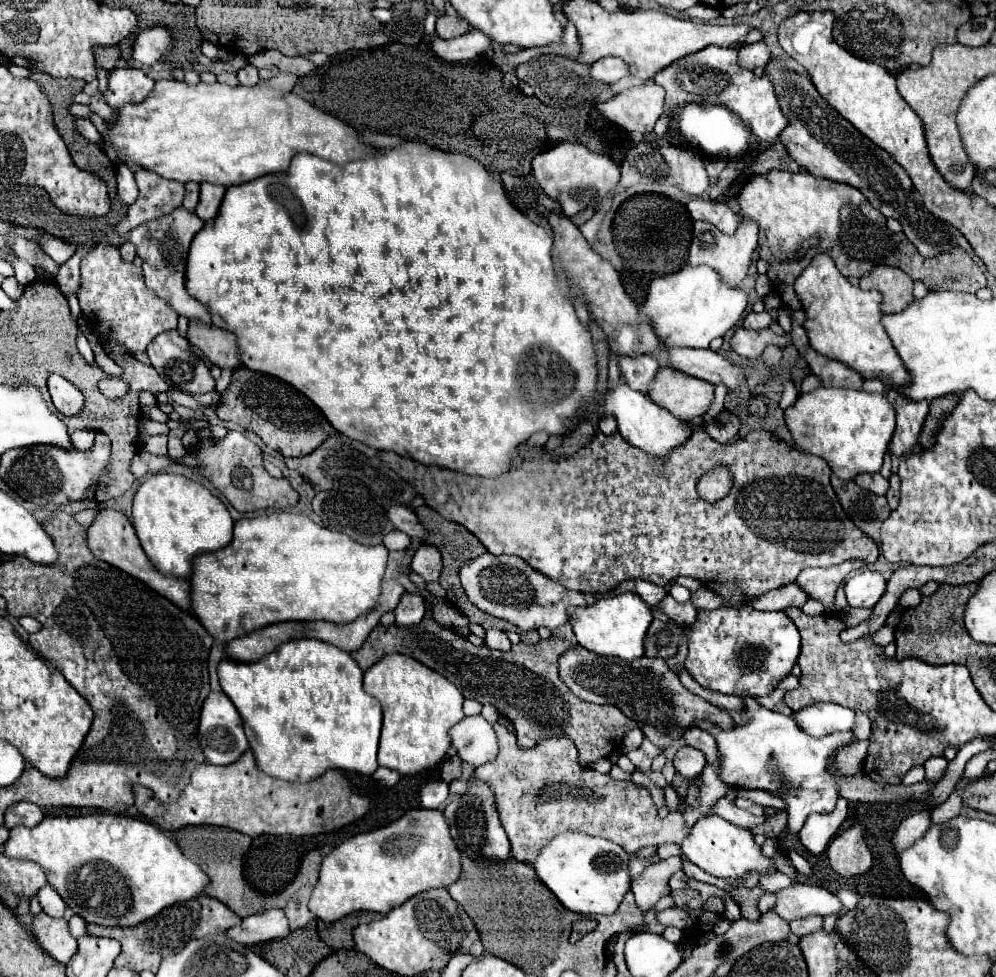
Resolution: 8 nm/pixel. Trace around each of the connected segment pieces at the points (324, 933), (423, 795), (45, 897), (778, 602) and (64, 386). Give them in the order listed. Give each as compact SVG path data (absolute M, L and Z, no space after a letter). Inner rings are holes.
M360 913L348 915L348 917L344 917L344 919L336 921L336 923L330 923L330 925L318 921L318 933L320 933L320 937L322 937L334 951L336 951L336 949L350 949L350 947L354 947L354 937L352 937L352 933L354 933L356 925L360 925L360 923L362 923L362 915L360 915Z
M432 781L432 783L426 783L420 791L420 805L424 809L440 809L442 803L446 801L448 797L448 783L444 781Z
M44 885L38 893L38 899L40 899L40 905L42 905L42 911L48 913L50 917L64 917L64 911L66 911L66 903L64 899L56 893L56 889L52 889L50 885Z
M790 583L786 587L768 591L756 599L748 599L748 605L758 611L784 611L788 607L802 607L806 601L808 595L796 583Z
M50 375L48 377L48 391L50 391L50 397L52 397L54 407L62 415L76 415L82 409L82 395L64 377Z

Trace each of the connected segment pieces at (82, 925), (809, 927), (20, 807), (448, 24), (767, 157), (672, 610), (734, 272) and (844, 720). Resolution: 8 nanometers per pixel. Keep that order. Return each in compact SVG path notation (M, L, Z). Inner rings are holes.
M74 915L74 917L68 921L68 925L70 925L70 933L72 933L76 939L88 935L88 923L86 923L80 915Z
M810 917L810 919L798 919L798 921L792 921L790 923L790 929L794 935L802 937L802 935L808 935L816 929L822 927L822 917Z
M18 803L18 805L12 805L8 811L6 811L6 821L4 825L8 829L16 827L16 825L24 825L24 827L36 827L40 821L44 819L44 809L40 809L38 805L34 803Z
M440 15L436 23L436 33L440 39L454 39L464 35L470 29L470 25L464 19L450 17L450 15Z
M776 143L776 145L772 145L770 149L762 151L748 169L750 169L752 173L764 175L764 173L768 173L768 171L772 171L772 169L798 173L802 167L790 159L790 153L786 151L786 147L784 147L782 143Z
M670 595L660 603L660 609L680 627L690 627L696 621L696 607L692 605L692 601L686 603L676 603Z
M740 217L740 225L738 225L734 237L720 233L720 229L716 229L712 223L696 221L694 237L692 237L690 253L688 253L688 263L690 265L708 265L708 267L716 269L728 285L740 285L740 281L748 273L752 253L756 251L756 247L758 247L758 225L756 225L756 221L752 221L748 217Z
M818 703L810 705L798 713L794 713L796 723L814 737L824 737L830 733L852 731L856 723L856 715L852 709L834 705L834 703Z

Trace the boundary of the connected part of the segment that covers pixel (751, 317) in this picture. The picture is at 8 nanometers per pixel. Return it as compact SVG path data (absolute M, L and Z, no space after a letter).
M762 311L762 313L748 313L746 319L744 319L744 329L754 329L754 331L760 331L760 329L768 329L770 323L772 323L772 315L768 311Z

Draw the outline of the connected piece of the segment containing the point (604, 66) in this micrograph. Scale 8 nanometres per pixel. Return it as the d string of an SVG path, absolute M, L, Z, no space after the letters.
M604 57L604 59L598 59L596 63L592 63L592 79L596 81L602 81L602 83L616 83L618 79L626 77L630 71L628 71L628 65L618 59L618 57Z

